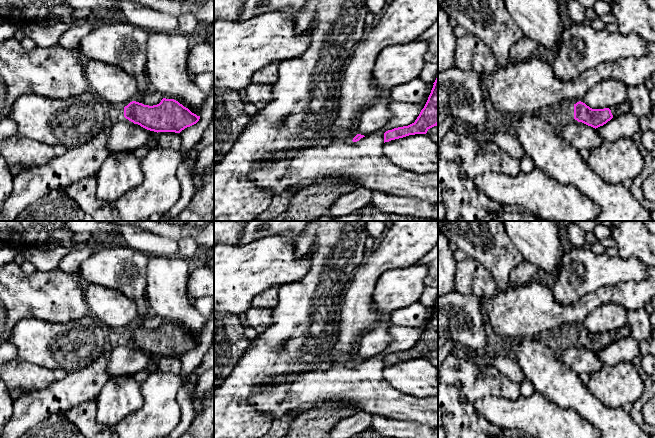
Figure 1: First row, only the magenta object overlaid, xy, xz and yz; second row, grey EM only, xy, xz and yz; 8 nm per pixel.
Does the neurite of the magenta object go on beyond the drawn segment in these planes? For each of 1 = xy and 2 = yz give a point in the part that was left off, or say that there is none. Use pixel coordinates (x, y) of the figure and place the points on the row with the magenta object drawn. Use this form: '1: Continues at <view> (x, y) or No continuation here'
1: No continuation here
2: Continues at yz (625, 107)

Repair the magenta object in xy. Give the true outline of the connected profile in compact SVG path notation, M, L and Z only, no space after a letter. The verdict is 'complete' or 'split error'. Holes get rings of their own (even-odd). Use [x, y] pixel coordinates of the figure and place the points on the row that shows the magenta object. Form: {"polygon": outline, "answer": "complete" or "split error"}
{"polygon": "M166 98L153 106L132 101L124 107L124 117L134 124L157 133L180 133L200 119L200 116L192 113L178 101Z", "answer": "complete"}

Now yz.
{"polygon": "M629 99L610 109L592 109L585 103L579 101L574 104L574 119L596 129L606 124L613 117L617 117L630 111L631 104Z", "answer": "split error"}

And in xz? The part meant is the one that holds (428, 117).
{"polygon": "M438 77L433 84L428 100L415 122L386 131L384 143L409 135L426 134L430 128L438 125Z", "answer": "complete"}

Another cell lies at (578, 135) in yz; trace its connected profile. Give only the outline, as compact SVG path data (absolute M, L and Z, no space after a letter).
M575 119L562 121L562 128L558 132L576 150L592 150L601 146L604 141L595 128Z

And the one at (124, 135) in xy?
M126 118L114 119L110 125L107 149L120 154L144 146L153 137L153 131L134 124Z

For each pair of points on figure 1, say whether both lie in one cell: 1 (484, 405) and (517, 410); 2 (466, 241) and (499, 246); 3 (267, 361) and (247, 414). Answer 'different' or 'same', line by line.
1: same
2: same
3: same

